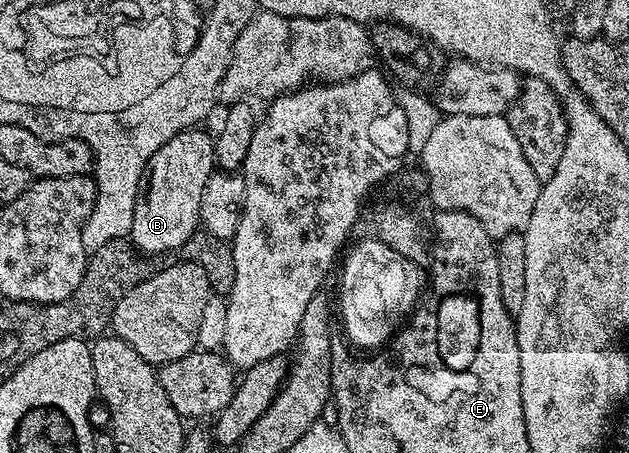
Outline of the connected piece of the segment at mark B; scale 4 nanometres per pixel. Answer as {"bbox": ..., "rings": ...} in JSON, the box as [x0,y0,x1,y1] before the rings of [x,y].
{"bbox":[130,128,217,255],"rings":[[[204,128],[191,130],[179,130],[175,136],[154,156],[150,156],[146,171],[146,185],[136,200],[134,208],[134,220],[132,221],[132,233],[130,241],[141,255],[168,254],[179,251],[186,240],[196,233],[200,226],[200,205],[202,204],[202,188],[206,188],[206,180],[217,169],[216,153],[214,152],[214,138],[211,133],[207,134]]]}

